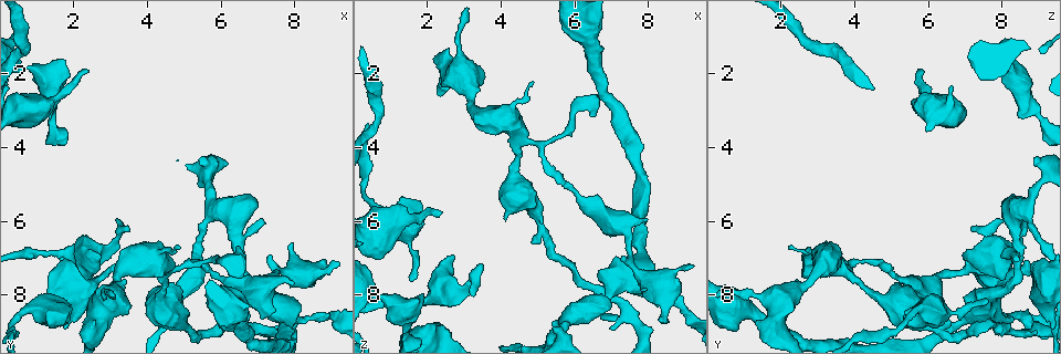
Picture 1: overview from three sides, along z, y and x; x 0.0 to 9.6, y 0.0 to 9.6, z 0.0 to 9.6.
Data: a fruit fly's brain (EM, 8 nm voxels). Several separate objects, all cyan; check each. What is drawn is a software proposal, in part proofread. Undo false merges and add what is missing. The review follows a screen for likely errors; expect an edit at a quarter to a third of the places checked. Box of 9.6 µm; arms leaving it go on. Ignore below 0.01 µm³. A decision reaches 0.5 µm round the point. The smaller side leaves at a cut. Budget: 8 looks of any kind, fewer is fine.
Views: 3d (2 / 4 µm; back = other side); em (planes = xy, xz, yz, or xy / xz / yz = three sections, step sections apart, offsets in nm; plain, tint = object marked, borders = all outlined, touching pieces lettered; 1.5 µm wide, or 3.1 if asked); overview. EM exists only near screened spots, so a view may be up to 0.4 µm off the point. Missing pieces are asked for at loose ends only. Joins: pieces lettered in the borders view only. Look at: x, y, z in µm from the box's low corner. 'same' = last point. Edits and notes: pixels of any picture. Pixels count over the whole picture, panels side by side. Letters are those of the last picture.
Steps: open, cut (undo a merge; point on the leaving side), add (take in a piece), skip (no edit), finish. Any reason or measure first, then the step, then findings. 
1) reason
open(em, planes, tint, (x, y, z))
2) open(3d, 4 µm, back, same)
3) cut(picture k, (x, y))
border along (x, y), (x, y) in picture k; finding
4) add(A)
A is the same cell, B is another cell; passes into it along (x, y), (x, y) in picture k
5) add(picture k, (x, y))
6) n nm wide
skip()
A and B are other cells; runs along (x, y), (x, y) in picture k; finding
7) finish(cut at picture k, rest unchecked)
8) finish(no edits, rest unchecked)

open(em, xz, step 8, borders, (2.70, 6.95, 6.90))

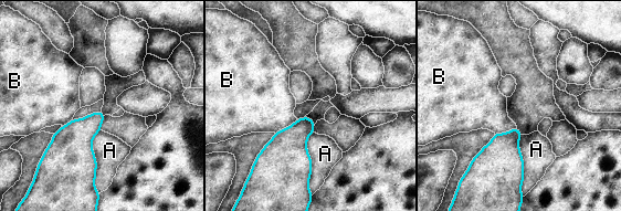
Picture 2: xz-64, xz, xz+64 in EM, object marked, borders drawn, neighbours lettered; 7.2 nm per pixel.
another direction
open(em, planes, borders, same)

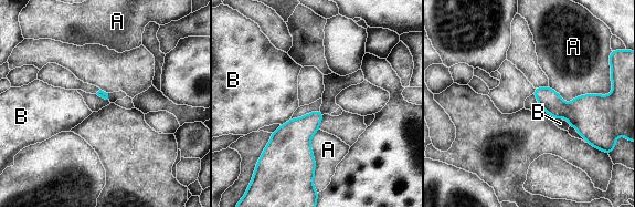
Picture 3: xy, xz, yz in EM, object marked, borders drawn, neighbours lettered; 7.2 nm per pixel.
skip()
A and B are other cells; none of them fits

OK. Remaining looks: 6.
sharp bend
open(em, xy, step 4, tint, (4.20, 6.90, 2.95))

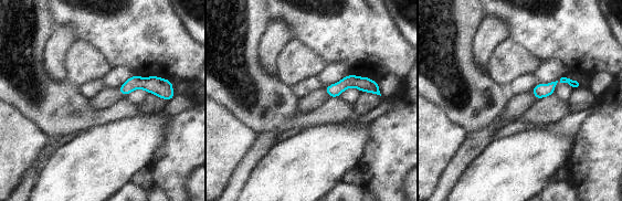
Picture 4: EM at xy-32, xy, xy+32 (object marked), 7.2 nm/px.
see the neighbours
open(em, xy, step 4, borders, same)

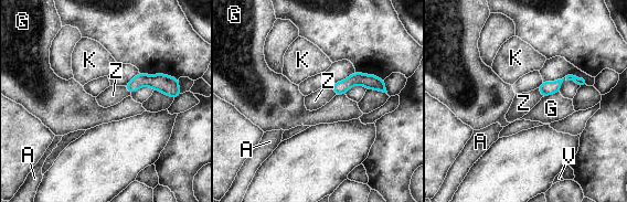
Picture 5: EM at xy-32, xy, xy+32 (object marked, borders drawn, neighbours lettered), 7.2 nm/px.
skip()
A, G, K, V and Z are other cells; border along (330, 86), (337, 94) in picture 5; continuous, no second neuron

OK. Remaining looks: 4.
free end
open(3d, 4 µm, (8.00, 7.70, 5.95))

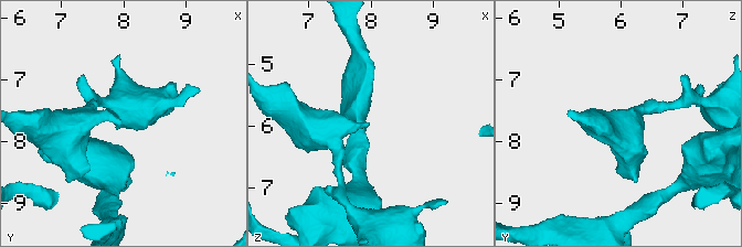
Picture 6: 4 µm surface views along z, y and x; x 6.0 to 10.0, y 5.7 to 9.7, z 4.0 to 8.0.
open(em, planes, plain, (7.90, 7.70, 5.95))

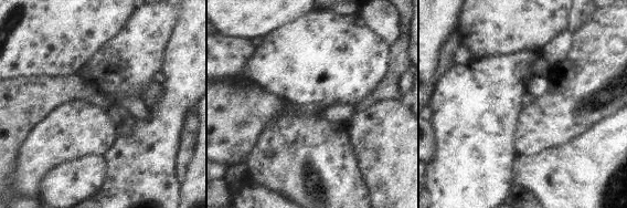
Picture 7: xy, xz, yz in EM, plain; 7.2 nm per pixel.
what lies round it
open(em, planes, borders, same)

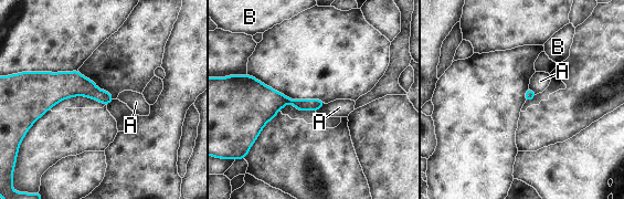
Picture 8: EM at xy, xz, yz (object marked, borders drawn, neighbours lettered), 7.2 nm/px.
skip()
A and B are other cells; border along (324, 103), (315, 111) in picture 8; none of them fits

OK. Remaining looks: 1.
finish(no edits, rest unchecked)

